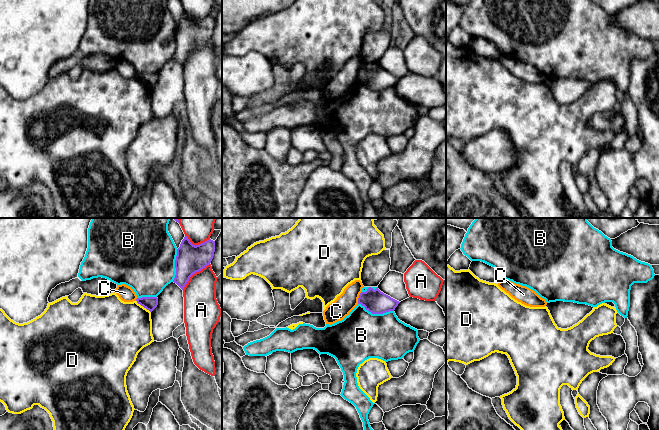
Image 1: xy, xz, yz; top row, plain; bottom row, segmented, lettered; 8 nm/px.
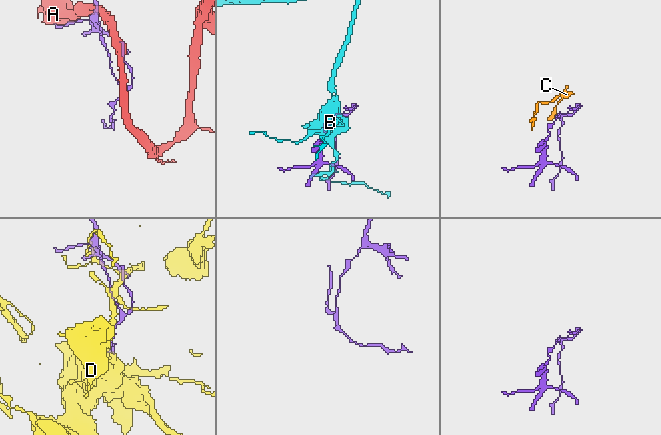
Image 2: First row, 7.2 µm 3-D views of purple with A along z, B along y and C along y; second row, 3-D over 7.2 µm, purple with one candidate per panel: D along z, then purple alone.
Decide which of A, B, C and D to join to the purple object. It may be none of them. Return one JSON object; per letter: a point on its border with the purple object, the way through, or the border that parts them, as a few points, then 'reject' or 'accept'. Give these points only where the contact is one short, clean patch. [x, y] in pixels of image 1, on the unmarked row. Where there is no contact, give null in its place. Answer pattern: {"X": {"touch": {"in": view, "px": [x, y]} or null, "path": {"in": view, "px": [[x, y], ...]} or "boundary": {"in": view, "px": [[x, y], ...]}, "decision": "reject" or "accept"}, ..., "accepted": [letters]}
{"A": {"touch": {"in": "xy", "px": [193, 49]}, "decision": "reject"}, "B": {"touch": {"in": "xz", "px": [376, 89]}, "decision": "reject"}, "C": {"touch": {"in": "xz", "px": [359, 73]}, "boundary": {"in": "xz", "px": [[361, 67], [357, 79]]}, "decision": "reject"}, "D": {"touch": {"in": "xy", "px": [143, 82]}, "decision": "reject"}, "accepted": []}

